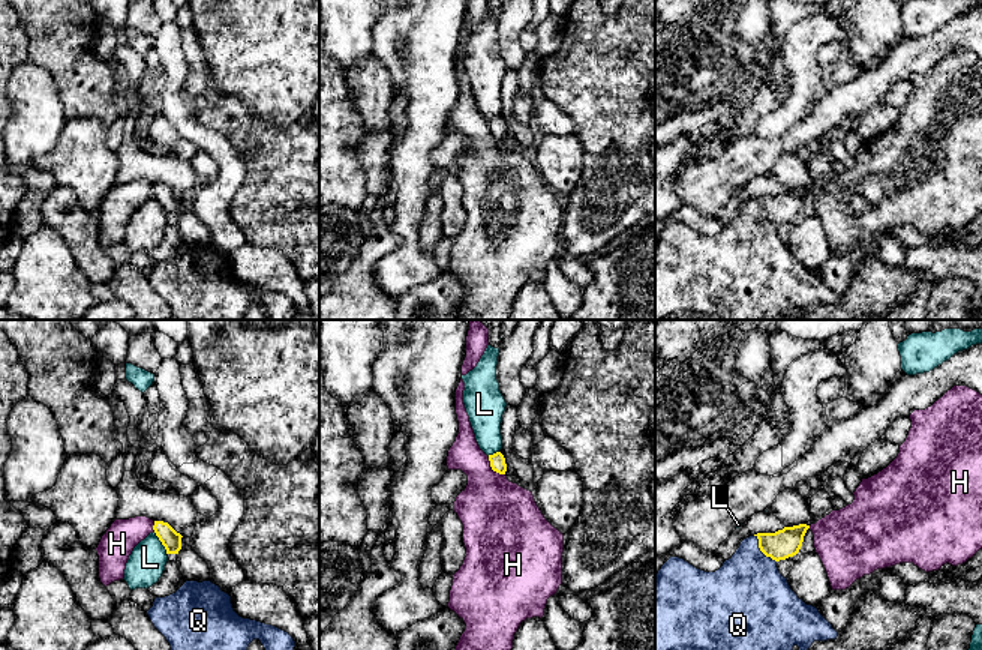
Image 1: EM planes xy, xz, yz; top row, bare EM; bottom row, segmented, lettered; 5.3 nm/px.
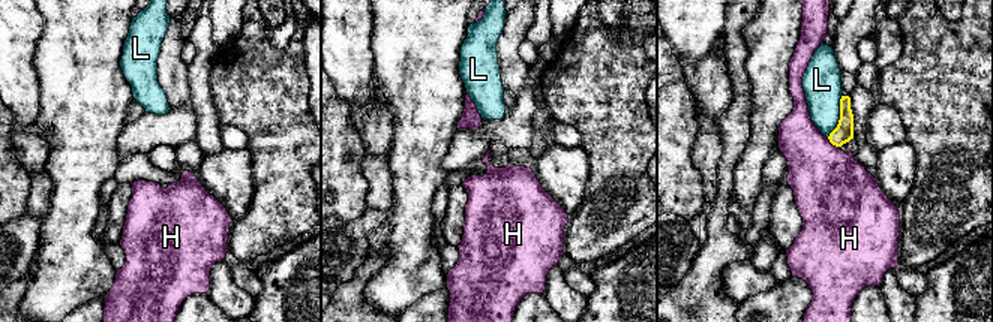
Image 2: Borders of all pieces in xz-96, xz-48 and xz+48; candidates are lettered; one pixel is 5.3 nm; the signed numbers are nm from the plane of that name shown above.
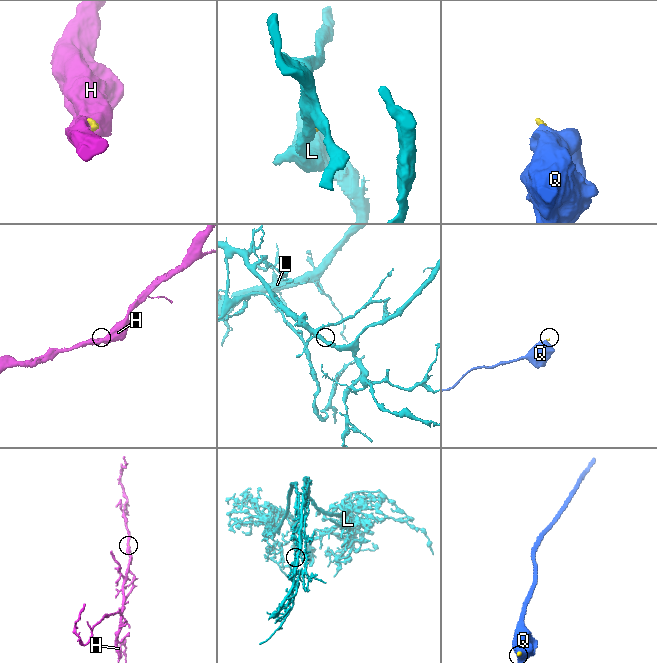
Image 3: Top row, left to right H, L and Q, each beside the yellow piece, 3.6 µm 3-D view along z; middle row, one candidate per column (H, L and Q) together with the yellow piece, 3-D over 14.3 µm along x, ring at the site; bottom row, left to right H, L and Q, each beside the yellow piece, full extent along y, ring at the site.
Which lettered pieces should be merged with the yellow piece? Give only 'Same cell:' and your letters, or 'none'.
Same cell: Q

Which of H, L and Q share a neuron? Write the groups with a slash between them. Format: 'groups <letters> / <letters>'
groups H / L / Q

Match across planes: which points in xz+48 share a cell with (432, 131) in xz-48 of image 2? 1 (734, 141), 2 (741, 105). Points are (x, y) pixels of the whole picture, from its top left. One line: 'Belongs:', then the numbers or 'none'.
Belongs: none

